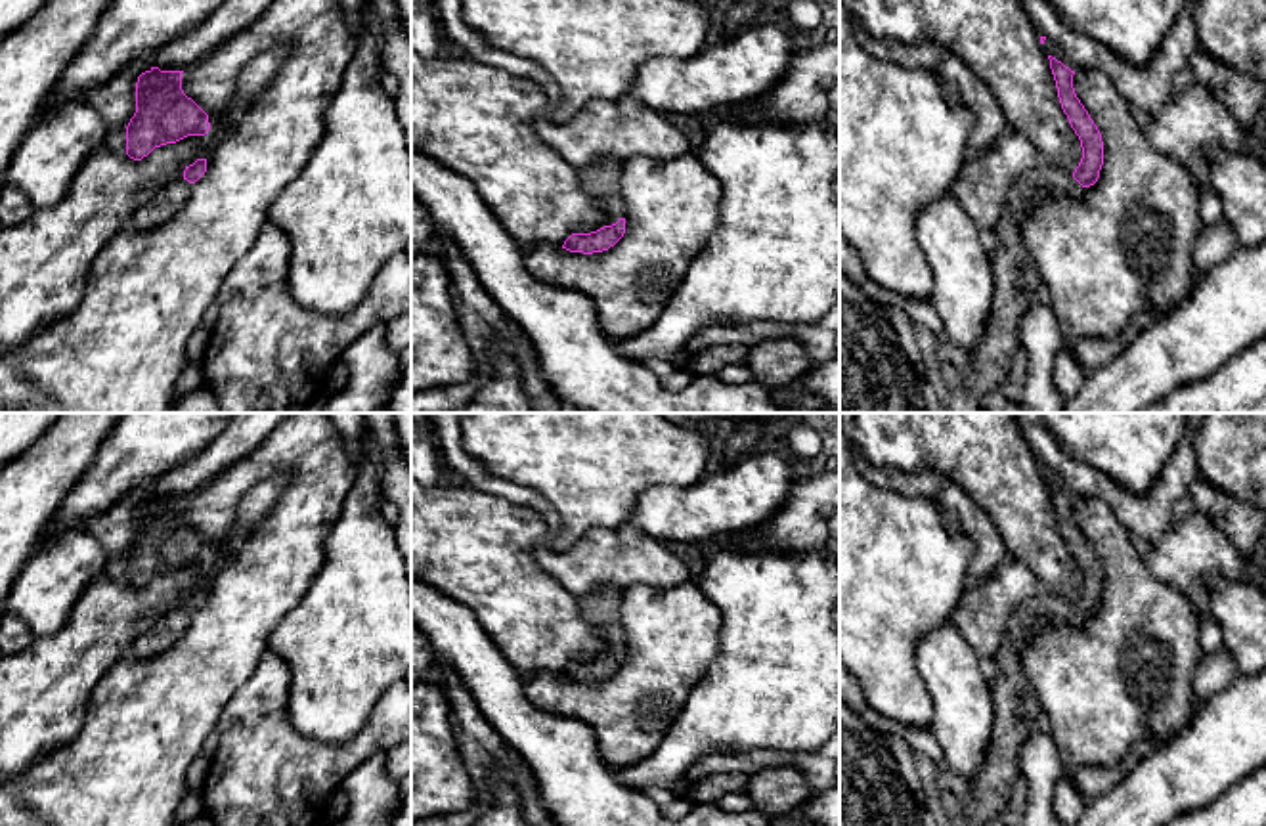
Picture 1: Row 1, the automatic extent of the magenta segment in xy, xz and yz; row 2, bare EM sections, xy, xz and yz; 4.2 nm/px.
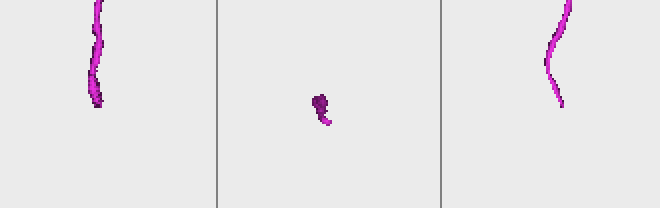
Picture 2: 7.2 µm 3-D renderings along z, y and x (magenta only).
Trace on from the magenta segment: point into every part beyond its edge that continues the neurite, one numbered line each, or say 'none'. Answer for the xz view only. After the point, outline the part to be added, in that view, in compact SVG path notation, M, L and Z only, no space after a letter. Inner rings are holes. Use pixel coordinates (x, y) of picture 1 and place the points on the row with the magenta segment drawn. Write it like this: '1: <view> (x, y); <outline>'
1: xz (601, 180); M600 159L589 166L578 168L581 189L604 210L604 226L612 226L623 218L620 189L622 168L623 163L618 159Z

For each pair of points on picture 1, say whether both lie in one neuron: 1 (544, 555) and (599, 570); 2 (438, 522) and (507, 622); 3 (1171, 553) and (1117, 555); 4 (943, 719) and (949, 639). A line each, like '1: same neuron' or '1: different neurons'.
1: same neuron
2: same neuron
3: different neurons
4: same neuron

